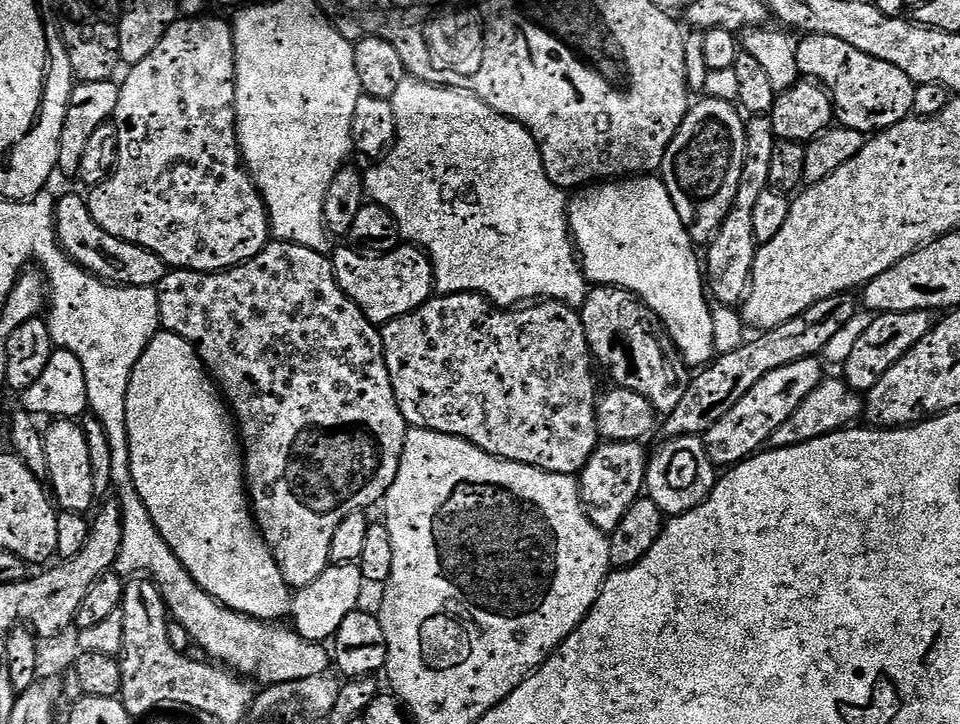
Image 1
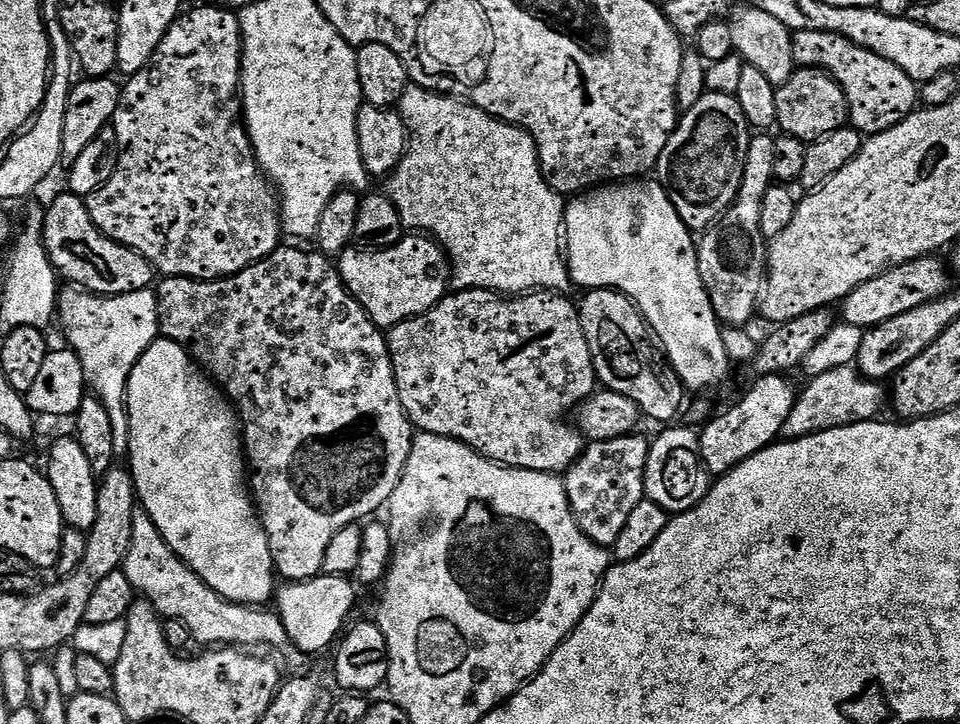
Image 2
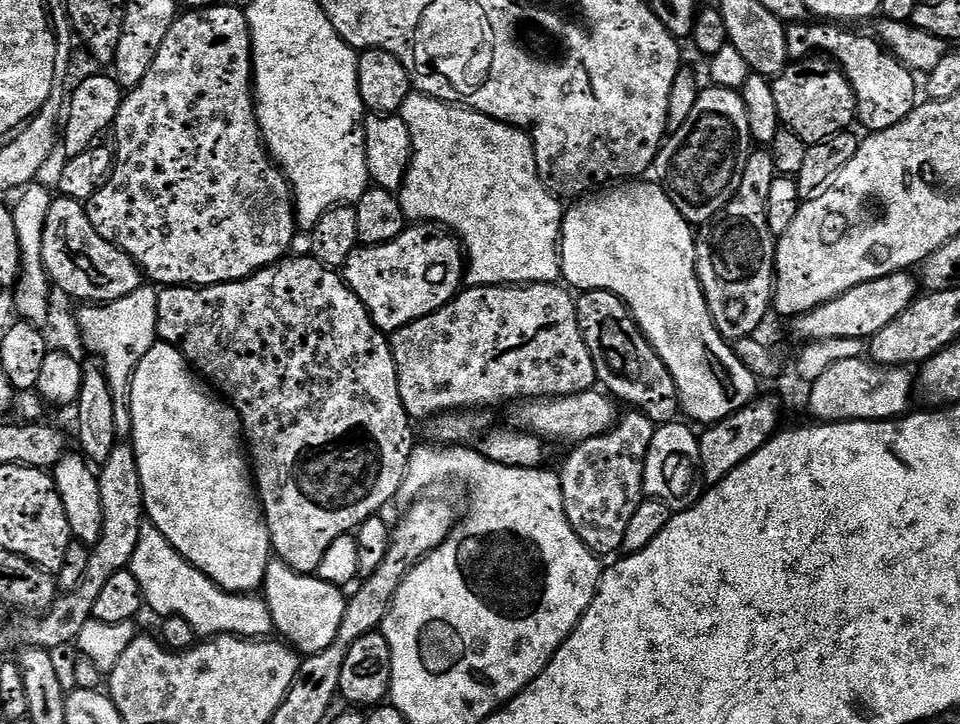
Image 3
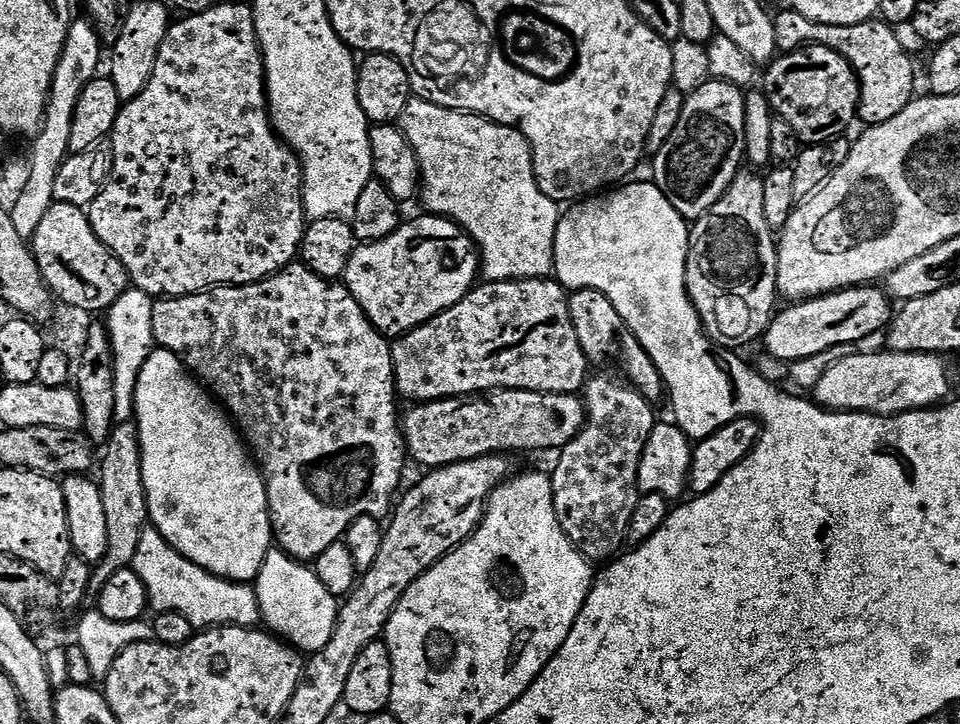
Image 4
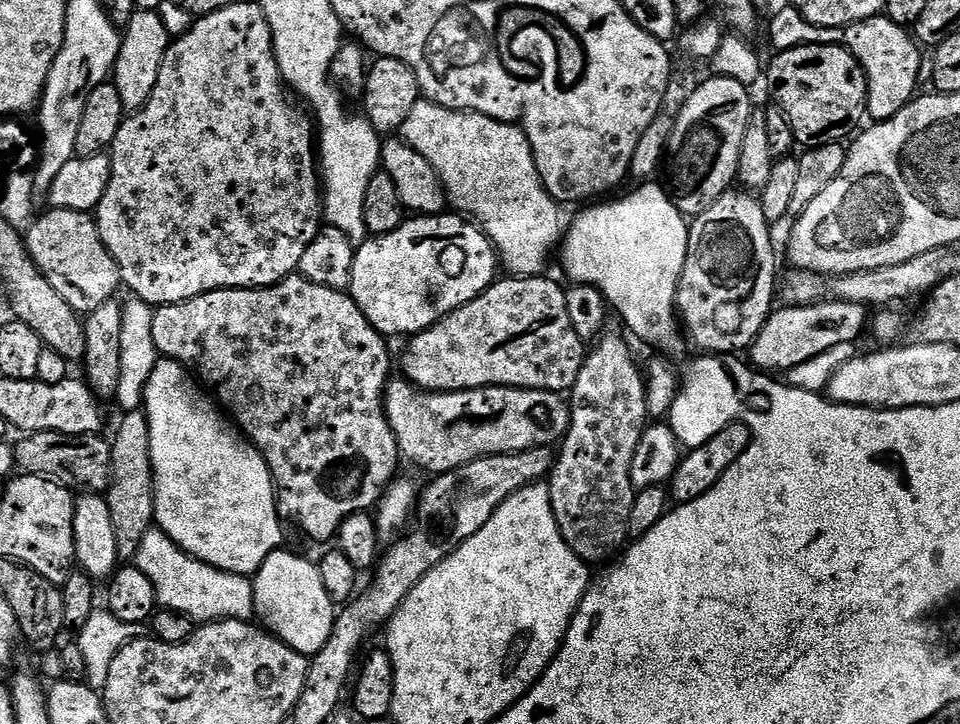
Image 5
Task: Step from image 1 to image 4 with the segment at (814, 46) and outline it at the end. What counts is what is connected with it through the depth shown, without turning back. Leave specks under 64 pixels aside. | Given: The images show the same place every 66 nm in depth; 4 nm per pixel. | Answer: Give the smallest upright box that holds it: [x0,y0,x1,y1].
[774,10,916,126]

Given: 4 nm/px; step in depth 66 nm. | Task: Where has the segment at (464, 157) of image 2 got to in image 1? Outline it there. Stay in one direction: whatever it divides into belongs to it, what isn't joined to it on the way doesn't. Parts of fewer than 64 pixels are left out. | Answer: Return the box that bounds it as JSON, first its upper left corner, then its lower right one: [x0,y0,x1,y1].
[366,75,590,309]

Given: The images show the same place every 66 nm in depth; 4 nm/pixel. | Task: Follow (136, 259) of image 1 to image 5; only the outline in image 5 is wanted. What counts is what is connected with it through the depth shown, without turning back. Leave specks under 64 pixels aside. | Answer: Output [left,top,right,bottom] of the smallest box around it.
[26,208,121,313]

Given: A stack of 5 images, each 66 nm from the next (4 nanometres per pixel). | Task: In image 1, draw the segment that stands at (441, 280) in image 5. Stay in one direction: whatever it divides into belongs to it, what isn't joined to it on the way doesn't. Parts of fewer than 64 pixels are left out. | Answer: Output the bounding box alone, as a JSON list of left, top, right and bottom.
[330,246,434,326]

